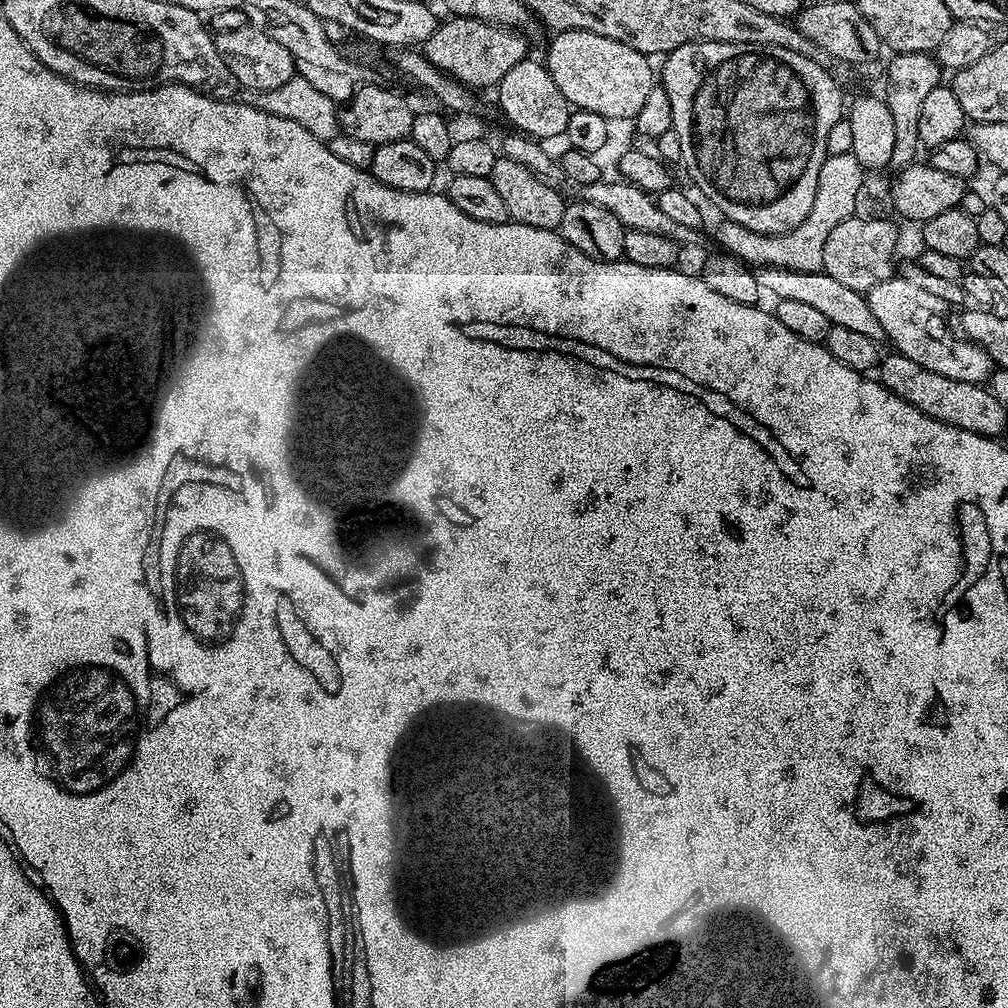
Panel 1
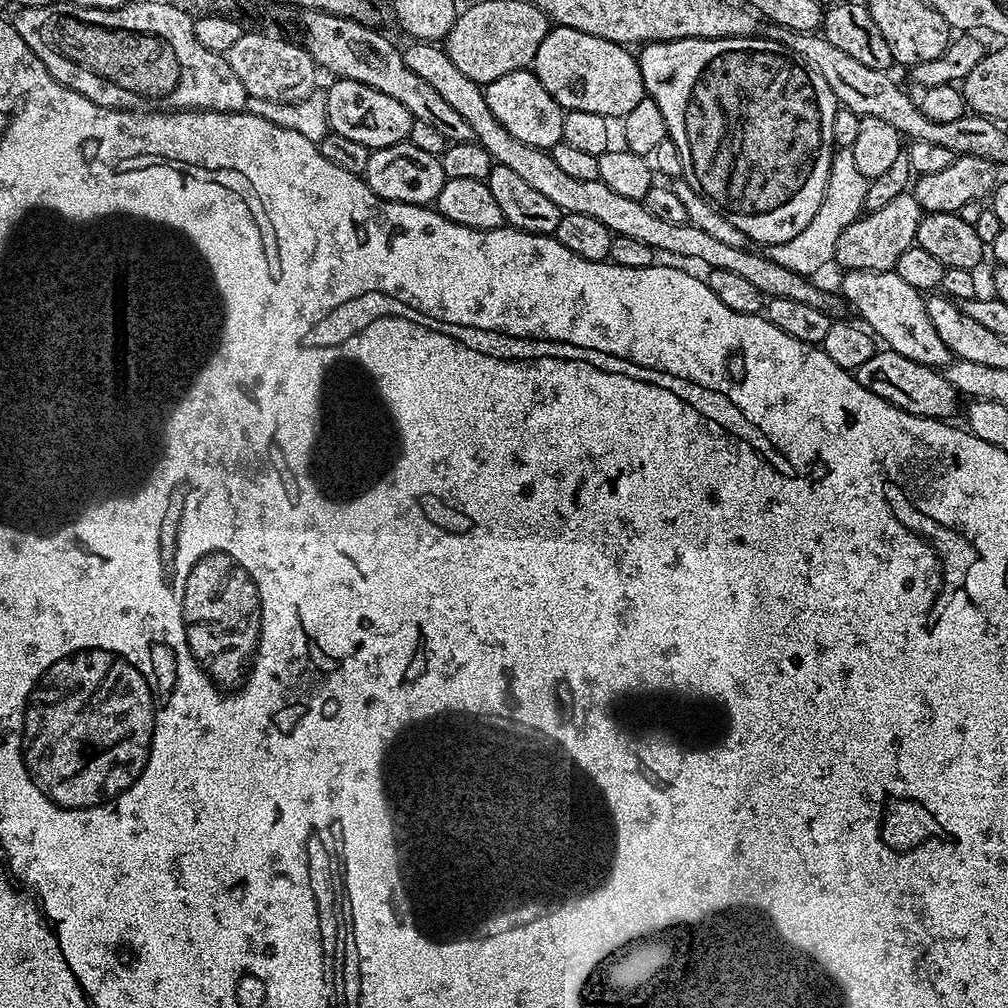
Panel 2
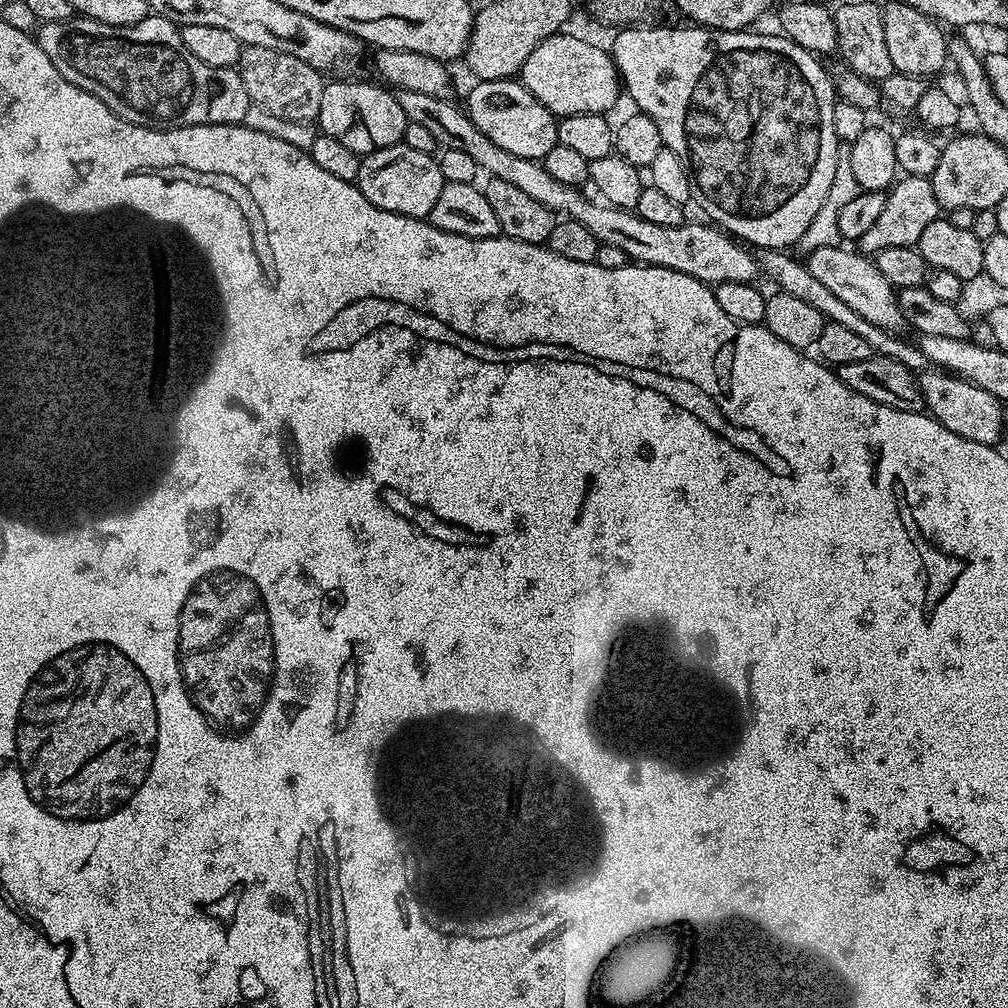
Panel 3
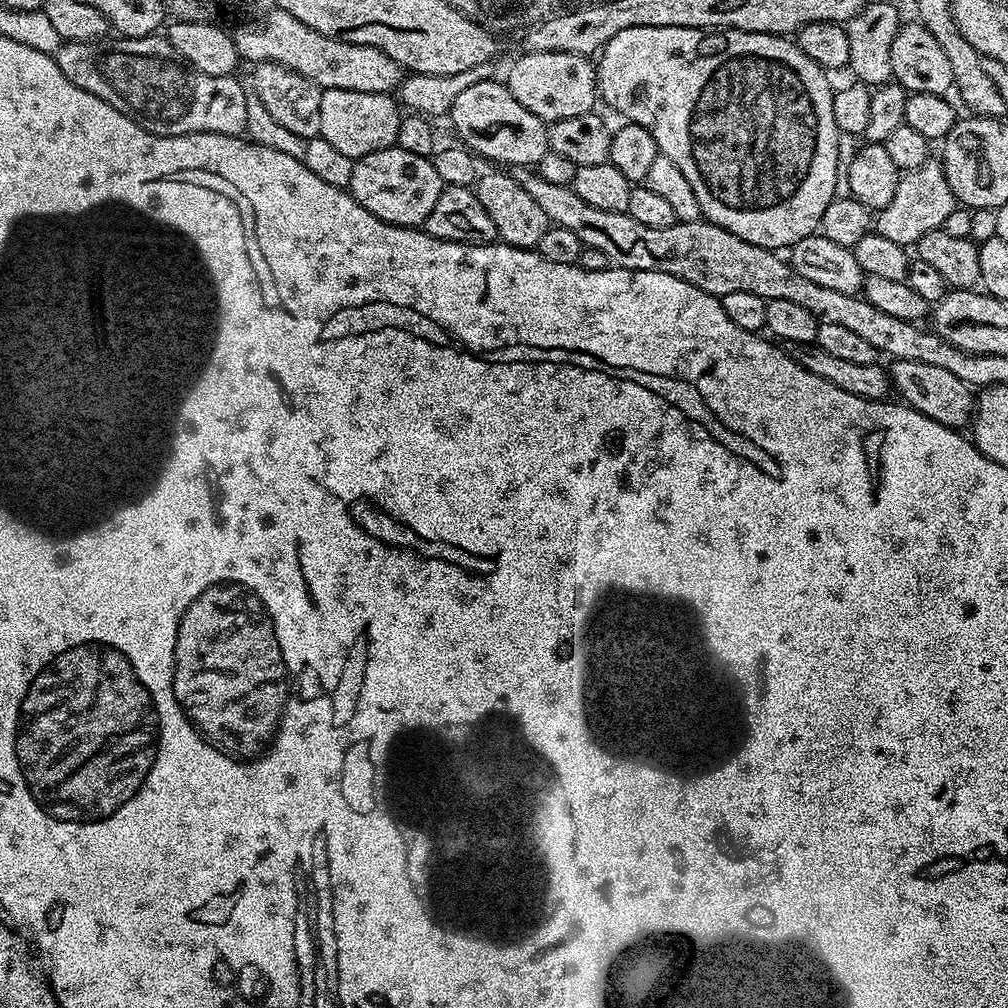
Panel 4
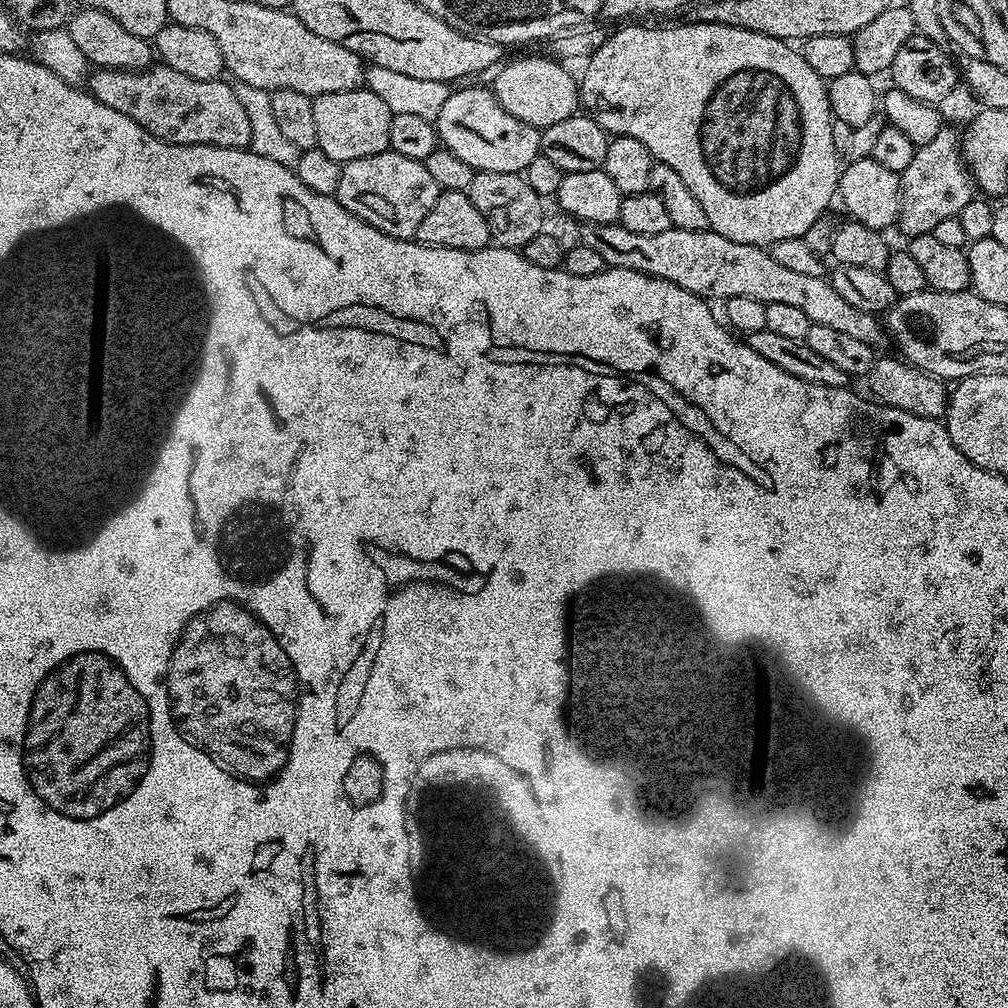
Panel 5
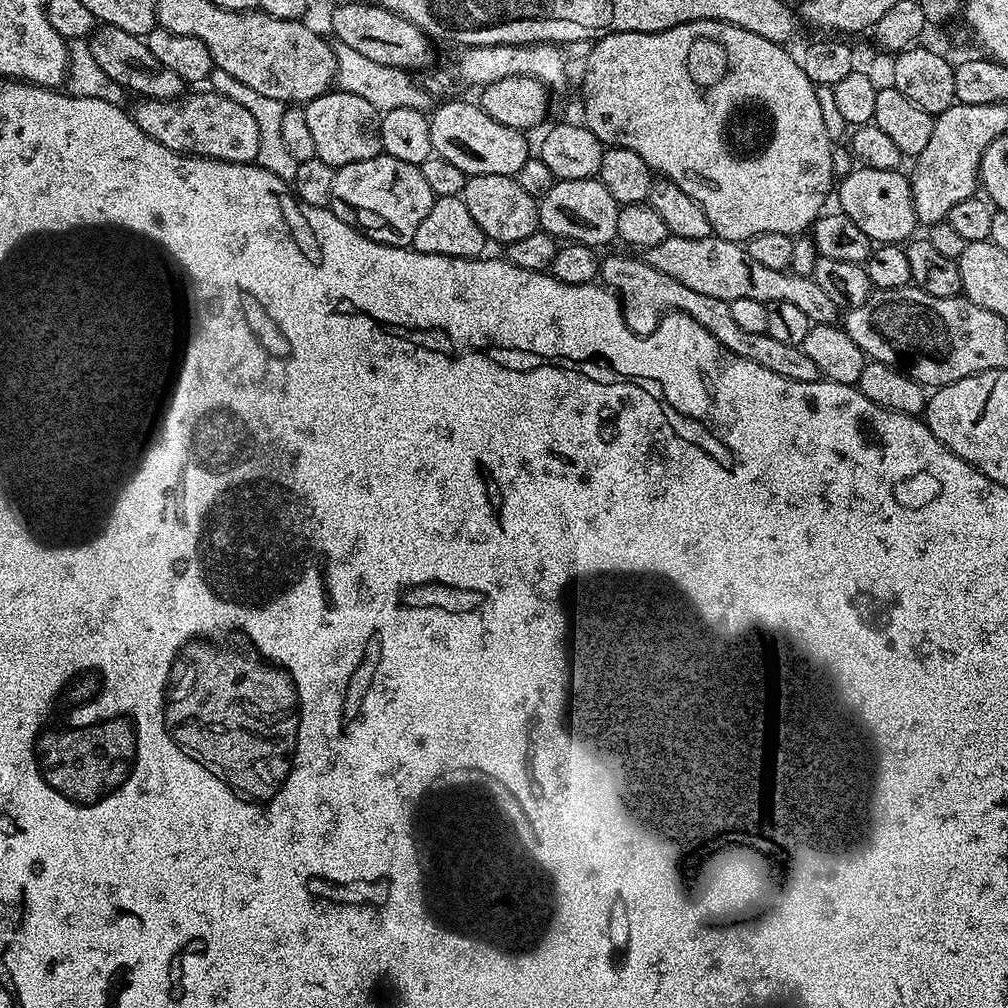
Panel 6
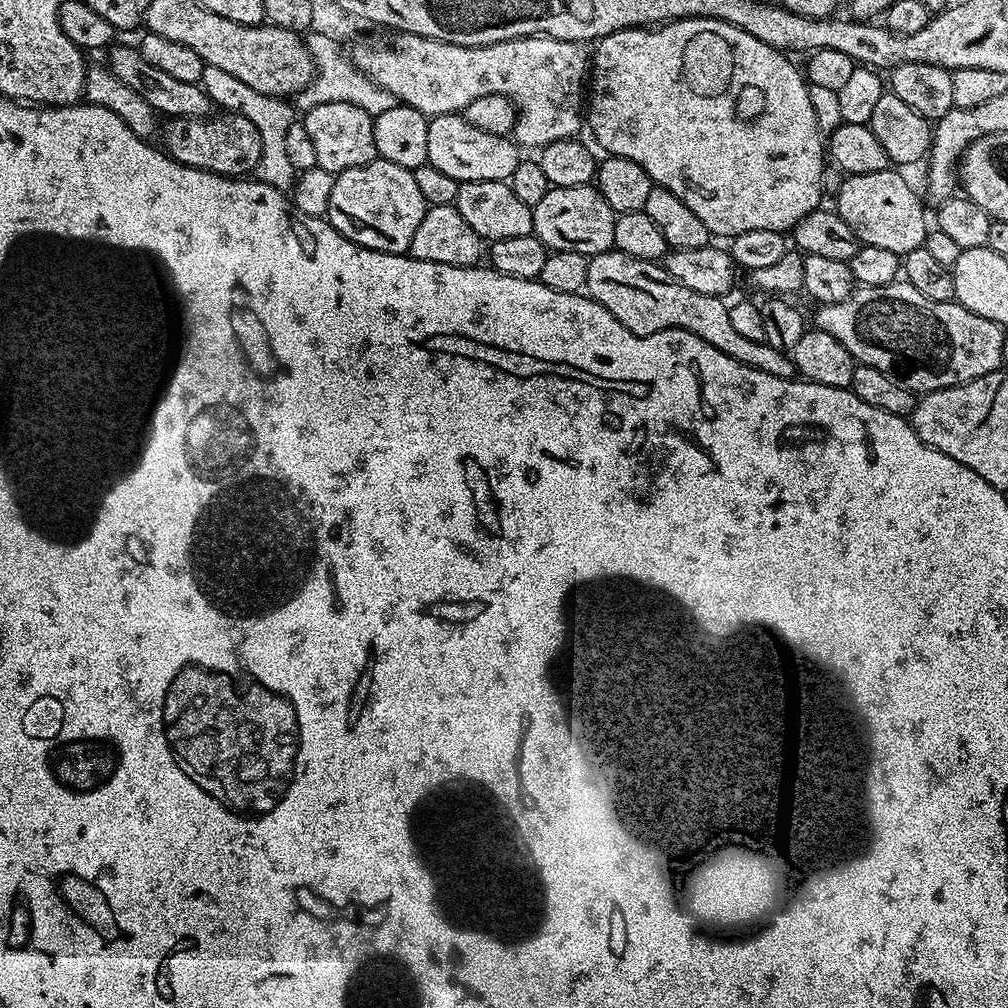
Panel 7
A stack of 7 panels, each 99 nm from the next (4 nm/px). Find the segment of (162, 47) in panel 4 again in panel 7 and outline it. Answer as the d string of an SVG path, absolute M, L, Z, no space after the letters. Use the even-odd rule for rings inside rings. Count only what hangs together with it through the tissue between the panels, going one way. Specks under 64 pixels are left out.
M209 114L204 118L174 116L163 121L162 132L163 128L163 147L168 155L191 168L244 178L255 173L258 158L262 158L262 138L258 138L254 122L239 114Z

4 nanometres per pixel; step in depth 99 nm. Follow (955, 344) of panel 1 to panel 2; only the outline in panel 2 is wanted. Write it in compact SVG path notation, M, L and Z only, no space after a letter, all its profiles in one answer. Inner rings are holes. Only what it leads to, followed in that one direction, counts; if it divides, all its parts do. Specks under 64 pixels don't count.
M858 270L844 272L838 292L841 297L861 316L859 319L881 341L884 340L891 351L906 354L914 362L922 362L926 366L940 370L953 362L954 357L946 342L938 338L934 324L930 322L928 305L925 297L914 286L902 282L895 270L890 272L871 272ZM852 303L852 304L851 304ZM864 320L865 321L864 321ZM884 339L884 340L883 340Z

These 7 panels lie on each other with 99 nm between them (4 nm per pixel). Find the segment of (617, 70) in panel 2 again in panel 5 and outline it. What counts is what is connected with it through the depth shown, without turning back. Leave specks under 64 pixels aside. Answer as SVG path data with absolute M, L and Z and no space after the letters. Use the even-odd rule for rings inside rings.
M545 56L509 59L504 64L502 75L490 82L491 90L506 114L514 114L514 118L522 118L522 122L530 122L530 126L541 130L554 126L554 122L562 122L562 118L577 115L580 104L577 77L572 77L559 59Z

